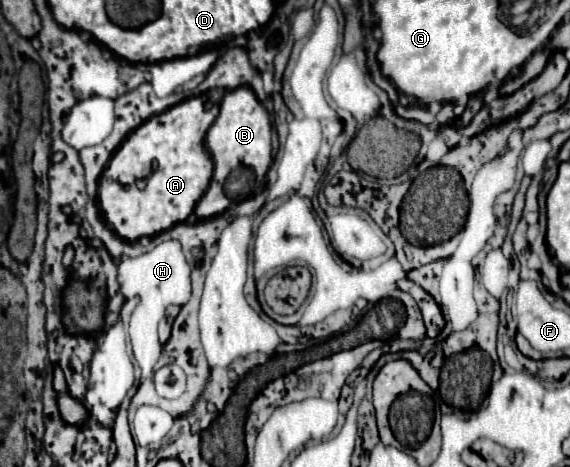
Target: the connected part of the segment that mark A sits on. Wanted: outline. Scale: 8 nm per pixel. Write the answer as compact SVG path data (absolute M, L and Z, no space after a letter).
M208 96L184 100L138 126L112 156L99 181L98 204L103 218L124 240L156 236L184 222L212 178L212 160L204 146L206 132L218 116L218 106L208 106Z

